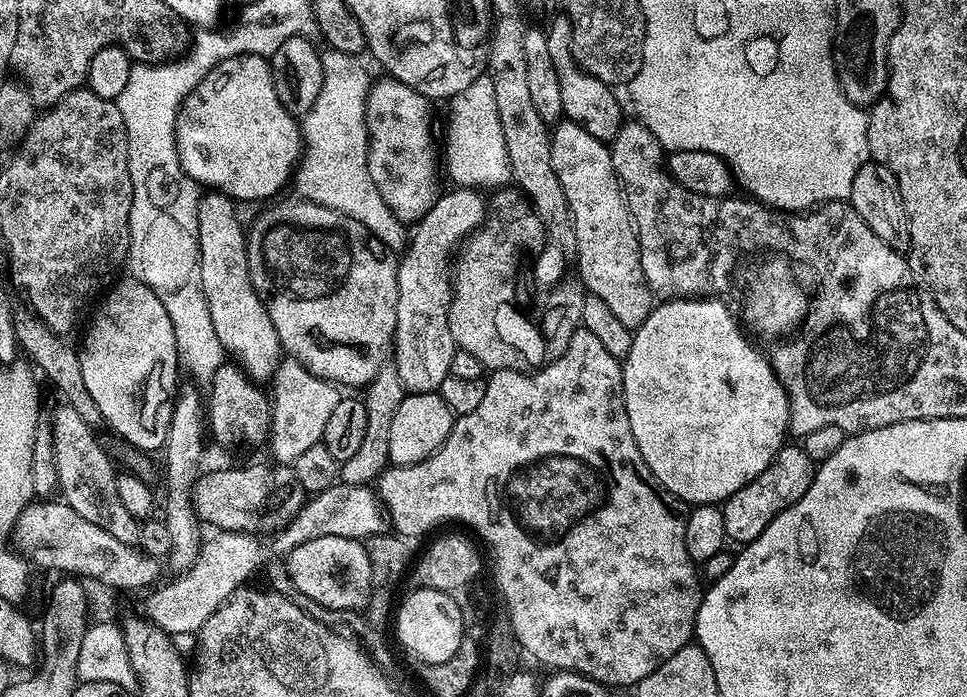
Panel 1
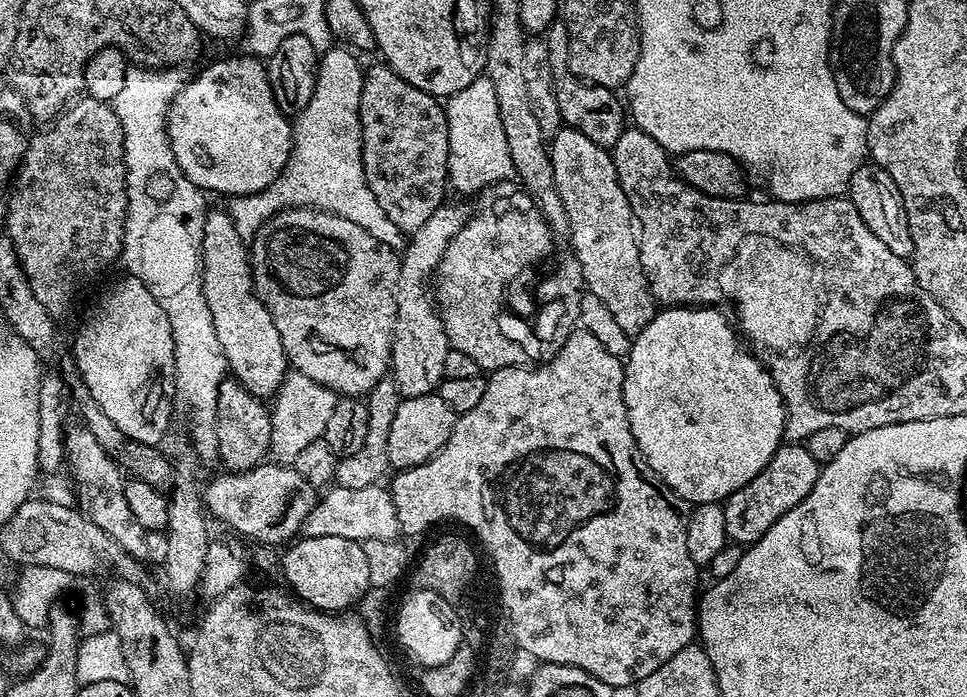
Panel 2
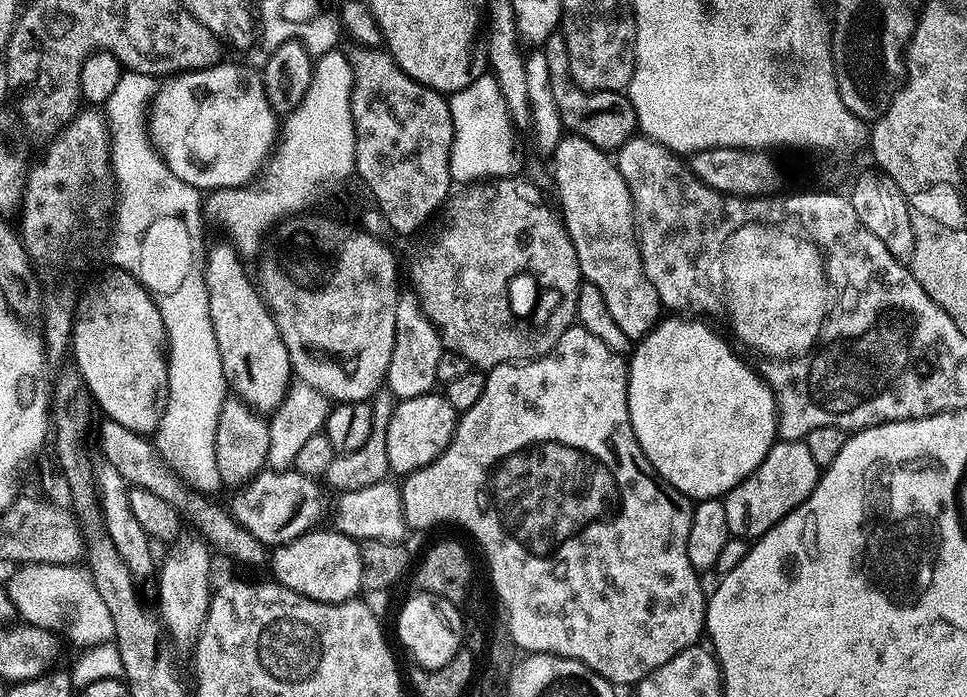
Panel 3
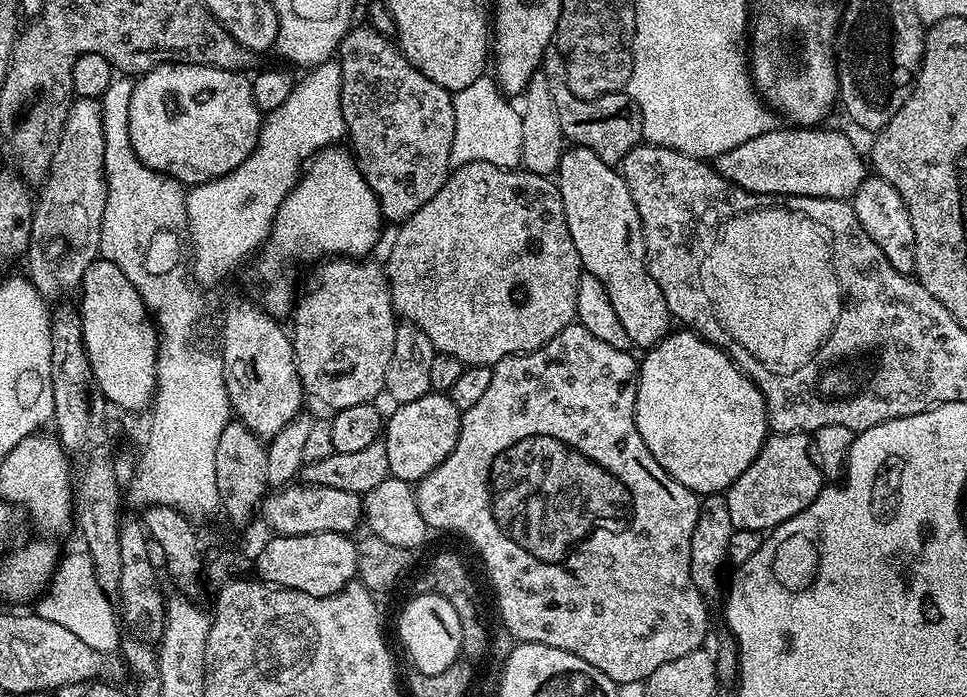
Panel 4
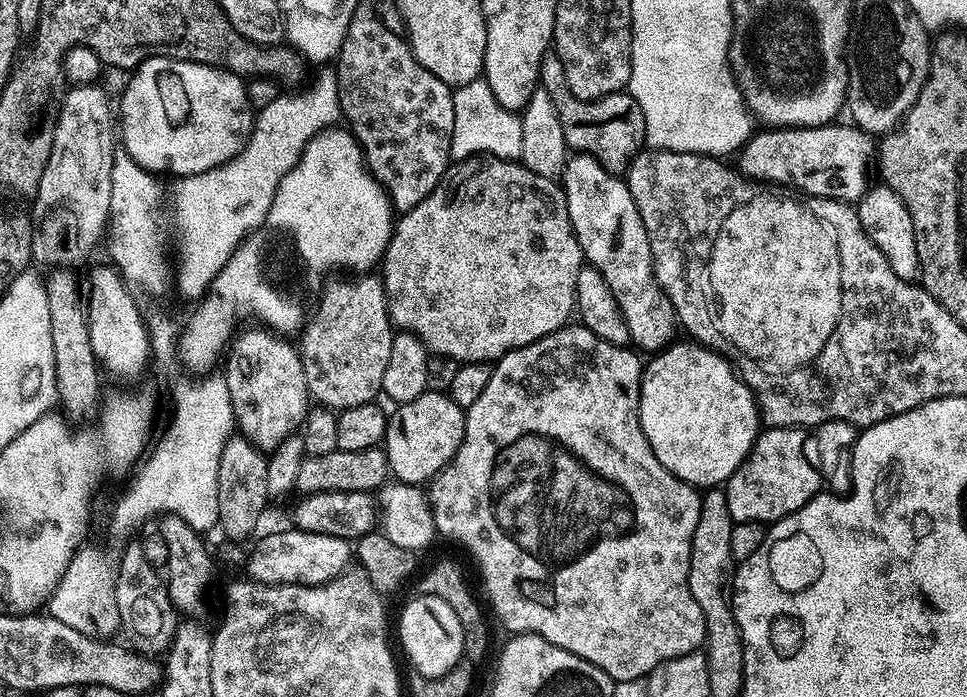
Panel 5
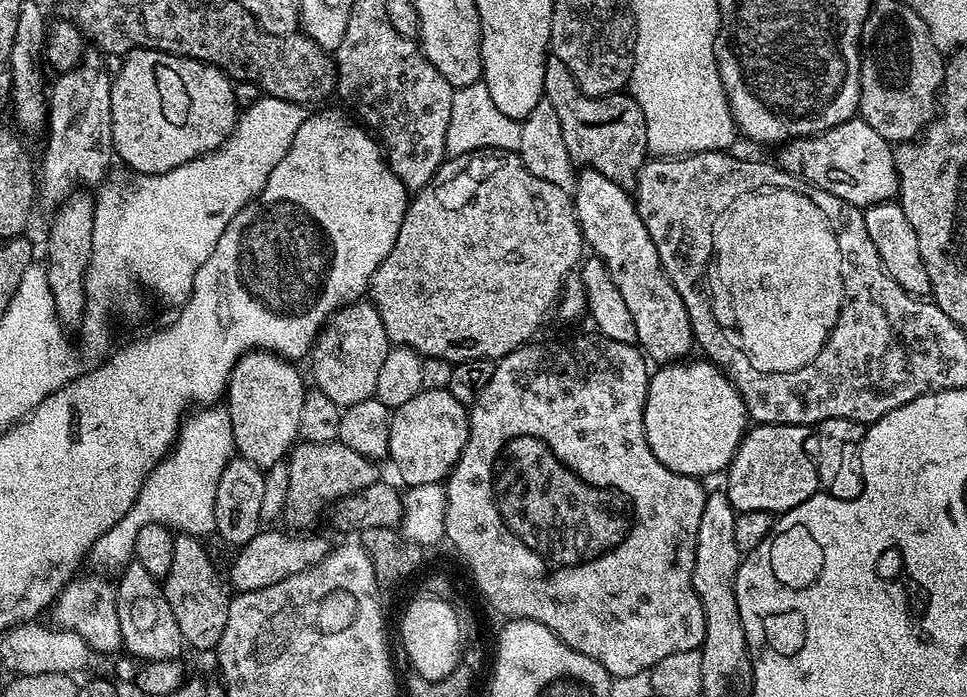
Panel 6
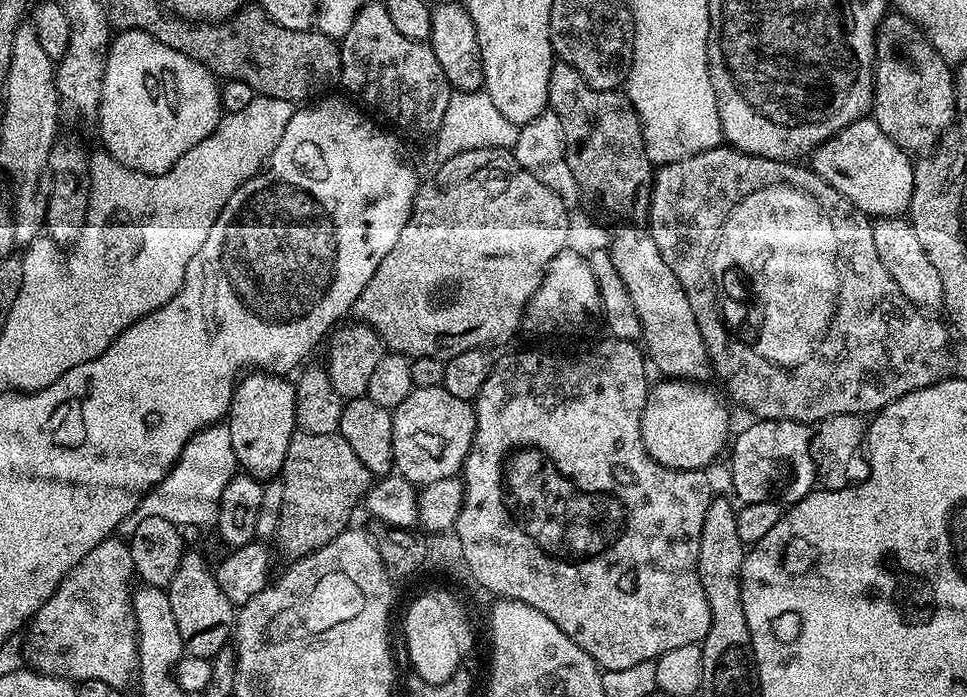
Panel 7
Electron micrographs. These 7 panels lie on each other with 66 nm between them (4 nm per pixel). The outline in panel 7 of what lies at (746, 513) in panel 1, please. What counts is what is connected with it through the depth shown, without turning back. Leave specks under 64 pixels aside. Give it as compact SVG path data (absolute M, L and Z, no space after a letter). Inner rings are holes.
M757 419L756 424L752 424L749 428L744 428L740 433L735 433L734 439L730 444L730 452L732 448L732 492L731 495L735 497L741 505L753 504L754 502L766 502L767 500L775 500L783 502L785 505L791 506L797 500L801 500L809 492L813 491L814 485L817 483L818 477L816 475L816 467L814 466L814 458L812 457L812 433L813 429L807 424L800 424L798 420L761 420Z

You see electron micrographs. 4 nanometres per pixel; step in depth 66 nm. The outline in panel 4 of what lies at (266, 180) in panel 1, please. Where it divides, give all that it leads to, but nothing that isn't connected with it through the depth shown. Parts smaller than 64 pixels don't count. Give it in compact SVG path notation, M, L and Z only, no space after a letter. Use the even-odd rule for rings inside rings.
M157 64L149 72L143 73L133 83L132 97L128 107L128 133L130 134L132 149L136 151L139 160L156 172L163 172L164 175L172 177L173 180L179 180L185 186L205 184L208 180L215 180L217 176L225 176L226 173L233 172L251 154L260 137L262 123L260 107L254 102L252 81L247 75L245 77L244 75L243 71L231 72L221 68L207 68L201 64Z

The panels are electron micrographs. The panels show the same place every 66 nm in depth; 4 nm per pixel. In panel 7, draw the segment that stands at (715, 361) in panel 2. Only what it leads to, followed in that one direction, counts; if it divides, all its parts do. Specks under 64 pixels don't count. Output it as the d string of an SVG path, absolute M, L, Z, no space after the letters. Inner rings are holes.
M664 378L659 381L661 384L651 389L648 393L648 401L646 402L646 406L644 407L644 413L642 414L642 422L640 423L640 429L642 430L642 442L644 443L644 448L646 451L654 457L657 462L659 462L662 466L666 466L667 468L677 468L678 470L682 470L685 472L686 470L704 470L709 466L707 464L712 464L716 460L716 455L719 454L720 451L725 451L726 445L730 440L730 432L728 436L728 408L729 405L719 400L718 397L715 396L714 393L711 392L710 389L704 388L703 383L693 382L691 380L674 380L671 378Z

